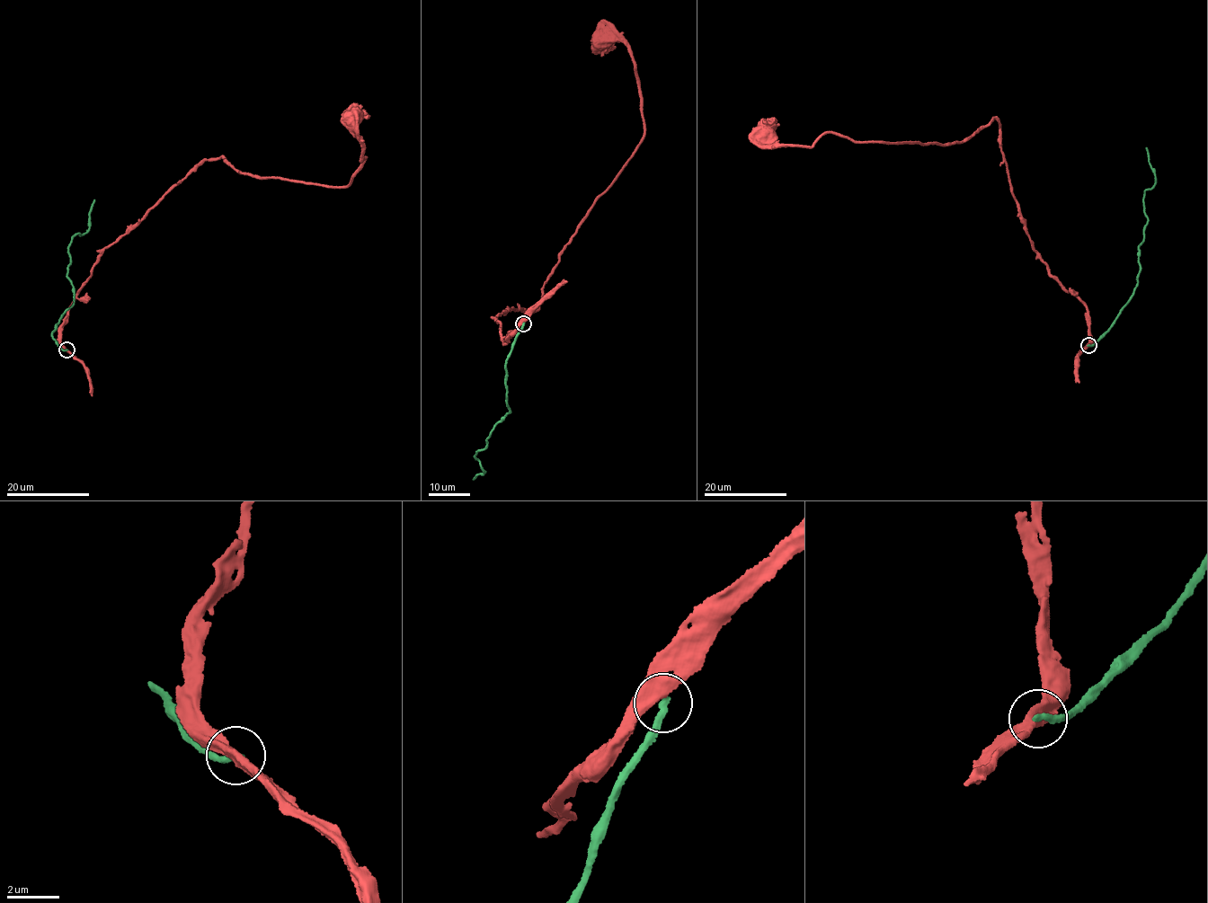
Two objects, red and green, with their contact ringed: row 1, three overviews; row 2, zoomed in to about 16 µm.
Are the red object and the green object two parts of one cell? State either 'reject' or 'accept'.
reject

